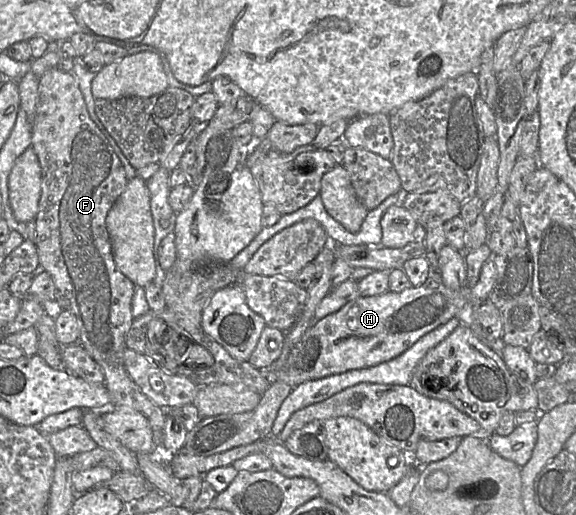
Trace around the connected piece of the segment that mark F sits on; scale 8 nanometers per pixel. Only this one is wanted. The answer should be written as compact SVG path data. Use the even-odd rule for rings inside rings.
M56 67L47 70L39 78L38 93L39 100L36 108L36 114L31 123L31 144L38 157L41 167L41 196L39 199L38 214L35 218L35 245L38 252L40 266L36 268L33 275L39 275L40 273L46 271L52 276L55 285L55 300L64 310L69 311L75 315L80 330L79 344L83 346L87 353L102 368L105 377L104 384L109 392L113 408L115 410L131 410L145 416L148 419L153 430L158 436L160 436L162 451L162 434L165 427L167 411L165 412L164 408L155 404L140 390L138 385L128 374L124 365L124 351L127 348L126 336L134 321L134 317L132 314L132 298L135 292L136 285L118 269L114 260L111 238L105 224L105 219L109 210L111 209L117 198L124 192L127 186L128 178L126 176L125 169L120 159L114 152L113 148L109 144L107 138L98 129L96 124L90 119L83 95L79 89L75 78L71 73L63 72Z

